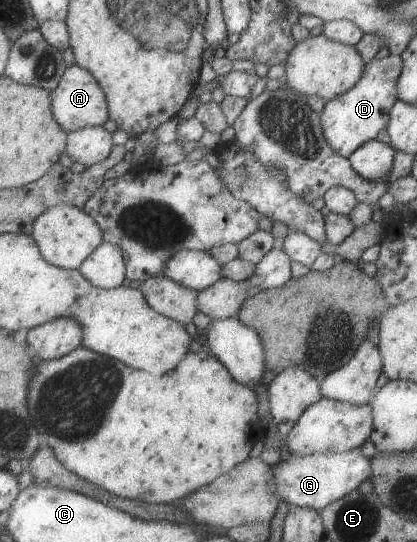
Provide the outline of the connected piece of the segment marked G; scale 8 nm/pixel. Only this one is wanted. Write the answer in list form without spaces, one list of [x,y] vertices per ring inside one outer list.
[[[360,448],[339,454],[290,454],[284,462],[272,466],[272,480],[276,486],[274,493],[279,500],[284,500],[289,506],[304,506],[320,511],[356,490],[370,476],[371,459],[361,454]]]

